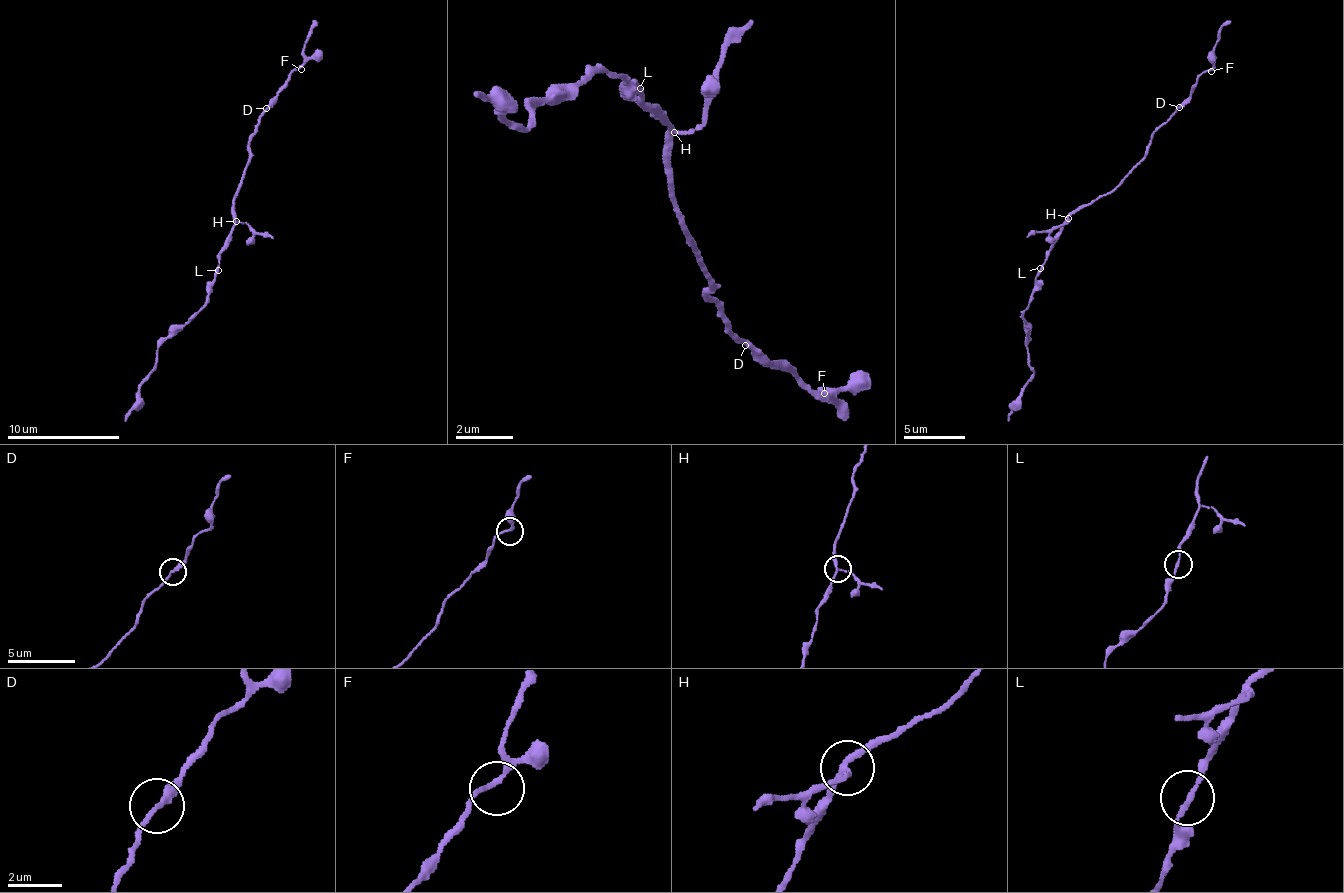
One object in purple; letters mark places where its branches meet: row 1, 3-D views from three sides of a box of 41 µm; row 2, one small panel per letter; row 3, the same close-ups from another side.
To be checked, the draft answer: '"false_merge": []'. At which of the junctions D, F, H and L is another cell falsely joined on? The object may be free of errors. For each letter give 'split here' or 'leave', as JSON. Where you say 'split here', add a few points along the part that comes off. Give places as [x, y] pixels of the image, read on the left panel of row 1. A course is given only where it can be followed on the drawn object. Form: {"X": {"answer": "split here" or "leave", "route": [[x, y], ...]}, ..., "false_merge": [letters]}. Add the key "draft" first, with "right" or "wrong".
{"draft": "wrong", "D": {"answer": "leave"}, "F": {"answer": "leave"}, "H": {"answer": "split here", "route": [[235, 220], [272, 237]]}, "L": {"answer": "leave"}, "false_merge": ["H"]}

